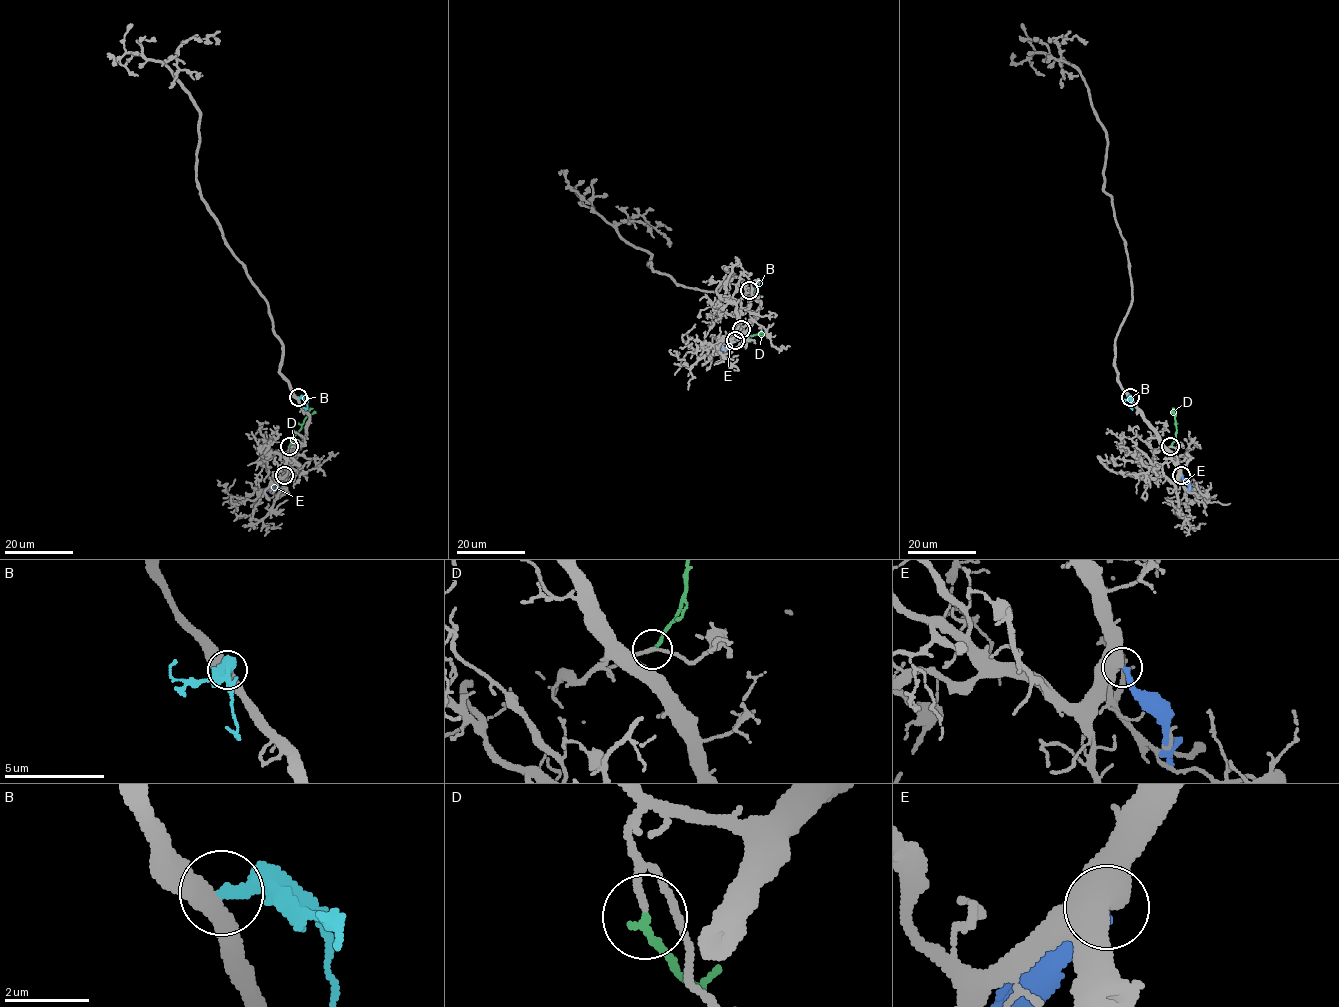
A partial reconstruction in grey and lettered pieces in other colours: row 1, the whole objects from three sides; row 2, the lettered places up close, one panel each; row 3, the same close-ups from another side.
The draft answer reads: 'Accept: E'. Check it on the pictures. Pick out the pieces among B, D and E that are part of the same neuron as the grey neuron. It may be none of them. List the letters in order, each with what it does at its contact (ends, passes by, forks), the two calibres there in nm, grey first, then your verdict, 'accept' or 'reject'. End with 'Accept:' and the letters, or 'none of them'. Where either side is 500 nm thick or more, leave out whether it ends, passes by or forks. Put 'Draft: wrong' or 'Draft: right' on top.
Draft: wrong
B: it ends | 400/320 nm | reject
D: it ends | 140/190 nm | accept
E: 750/240 nm | reject
Accept: D

